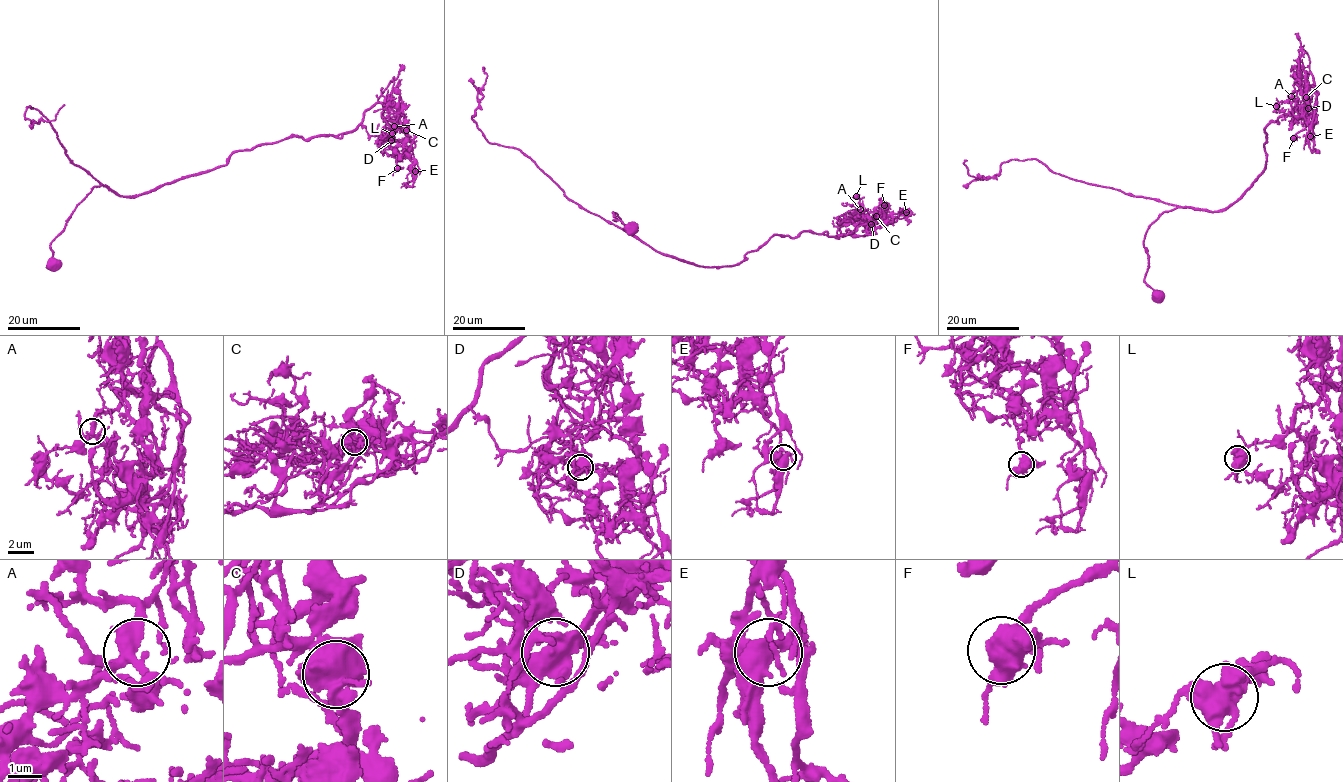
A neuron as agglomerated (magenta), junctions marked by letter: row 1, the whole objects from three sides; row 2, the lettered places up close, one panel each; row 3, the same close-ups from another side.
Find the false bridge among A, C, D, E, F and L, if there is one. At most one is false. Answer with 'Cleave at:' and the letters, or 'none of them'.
Cleave at: none of them

